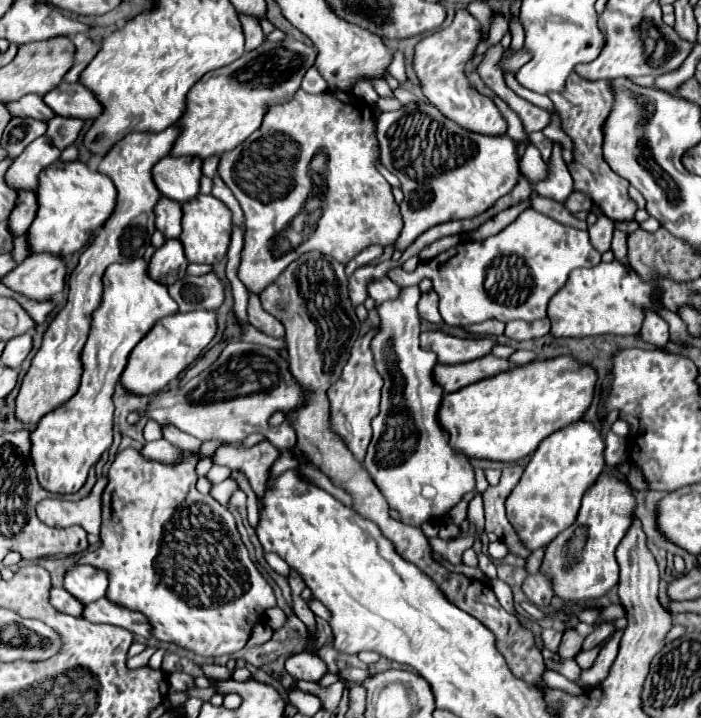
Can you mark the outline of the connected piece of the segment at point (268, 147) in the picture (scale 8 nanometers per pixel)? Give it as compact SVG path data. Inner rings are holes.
M296 91L288 103L270 107L264 113L262 125L240 147L228 151L220 159L218 173L228 189L238 199L246 219L246 243L238 277L246 289L260 293L300 255L320 251L332 255L340 263L348 263L368 245L394 245L402 231L402 219L394 201L392 187L374 167L378 159L376 135L370 107L352 93L324 91L318 95ZM318 153L326 153L326 169L322 173L322 187L310 175L310 163ZM320 195L322 211L304 211L304 205Z

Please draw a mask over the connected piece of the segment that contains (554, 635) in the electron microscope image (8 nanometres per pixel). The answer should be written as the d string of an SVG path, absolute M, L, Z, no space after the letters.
M544 629L542 631L542 641L544 641L544 647L548 651L552 651L554 655L558 655L558 647L560 647L560 633L554 631L554 629Z

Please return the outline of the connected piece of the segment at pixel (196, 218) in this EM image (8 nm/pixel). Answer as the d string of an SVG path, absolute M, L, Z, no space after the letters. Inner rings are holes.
M196 195L188 203L182 205L182 233L180 243L184 247L184 255L188 263L208 263L214 265L224 259L230 245L232 231L232 213L230 209L212 195Z

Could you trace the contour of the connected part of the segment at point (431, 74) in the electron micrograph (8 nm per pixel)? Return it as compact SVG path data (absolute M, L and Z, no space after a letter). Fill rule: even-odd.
M458 9L450 27L430 33L416 45L414 69L416 75L420 77L424 95L444 117L452 119L454 123L462 125L468 131L484 135L504 135L508 129L504 117L486 95L480 95L476 89L468 85L464 75L464 63L474 55L478 43L480 43L478 21L466 9Z

